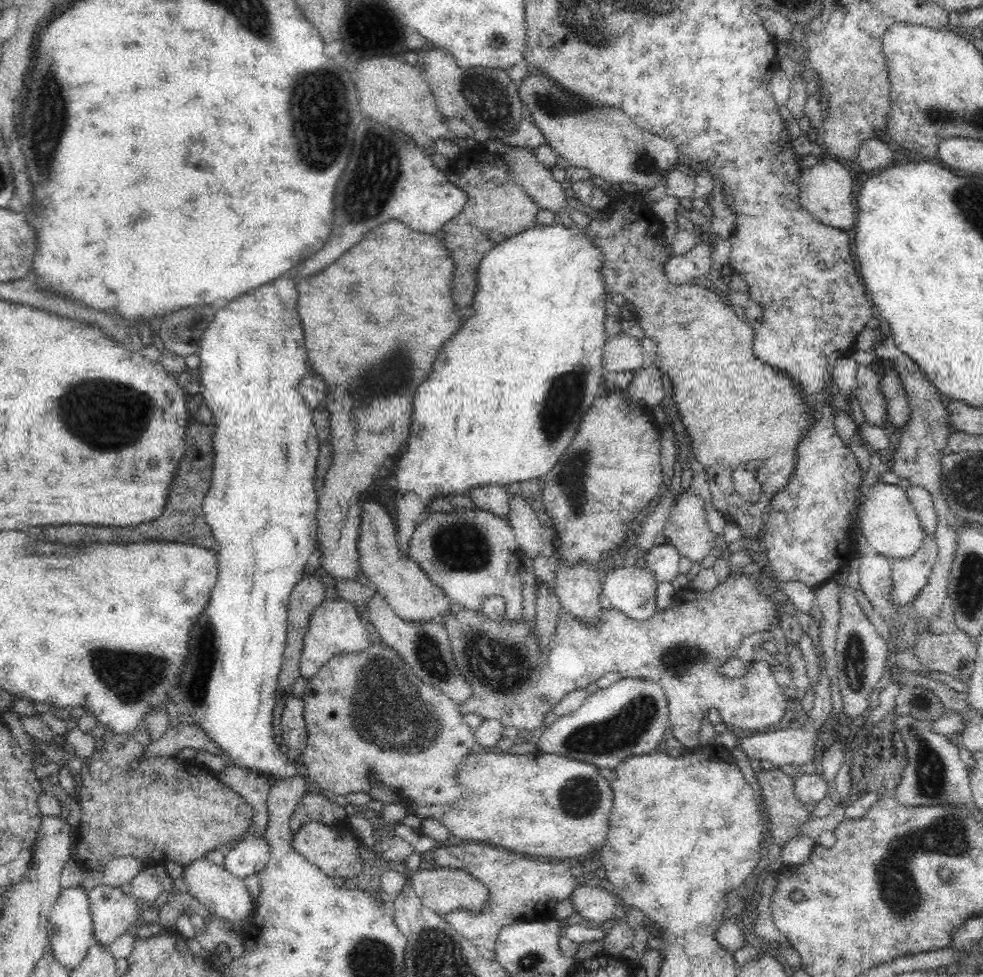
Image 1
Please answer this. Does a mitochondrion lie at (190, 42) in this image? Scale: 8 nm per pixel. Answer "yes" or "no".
no

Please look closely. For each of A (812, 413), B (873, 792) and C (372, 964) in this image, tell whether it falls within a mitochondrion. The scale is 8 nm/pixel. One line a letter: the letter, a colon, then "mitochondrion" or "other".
A: other
B: other
C: mitochondrion

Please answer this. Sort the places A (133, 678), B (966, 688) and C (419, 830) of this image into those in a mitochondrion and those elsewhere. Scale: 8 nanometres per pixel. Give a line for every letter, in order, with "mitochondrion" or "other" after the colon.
A: mitochondrion
B: other
C: other

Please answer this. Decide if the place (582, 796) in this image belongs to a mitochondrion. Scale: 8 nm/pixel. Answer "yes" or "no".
yes

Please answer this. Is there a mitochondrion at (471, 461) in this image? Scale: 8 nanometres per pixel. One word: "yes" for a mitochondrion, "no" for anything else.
no

